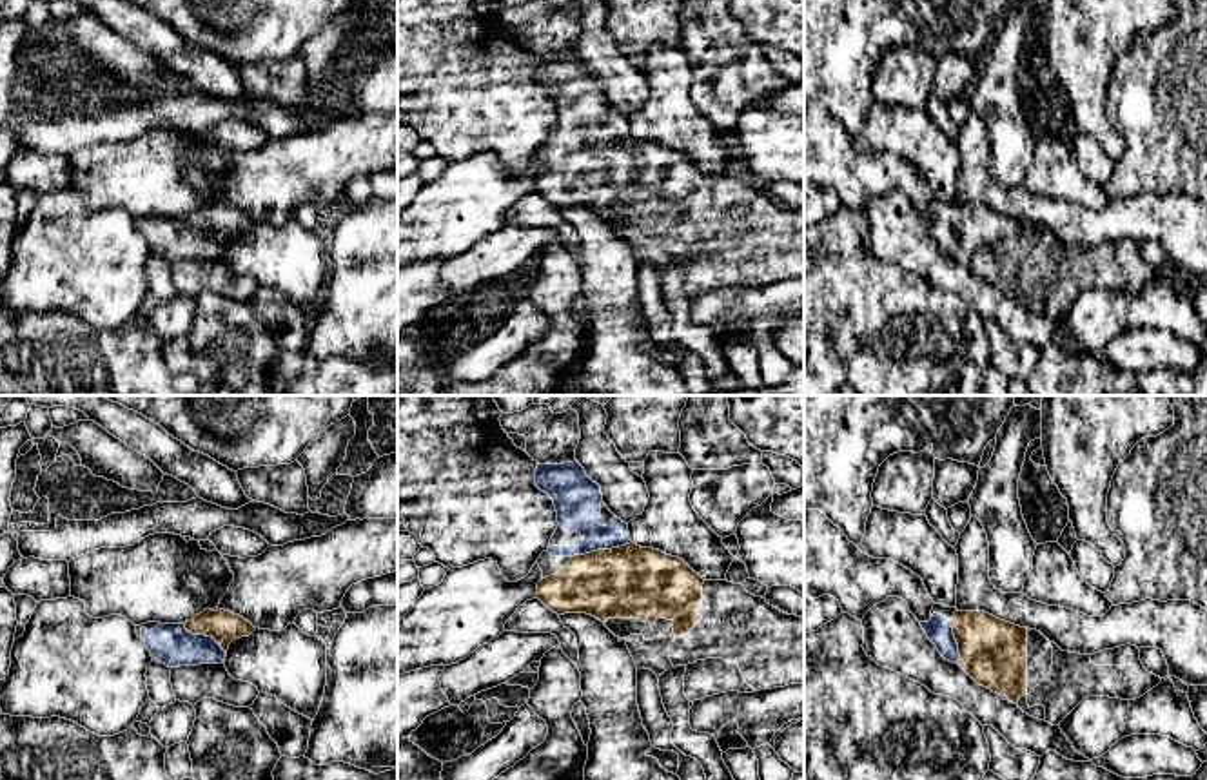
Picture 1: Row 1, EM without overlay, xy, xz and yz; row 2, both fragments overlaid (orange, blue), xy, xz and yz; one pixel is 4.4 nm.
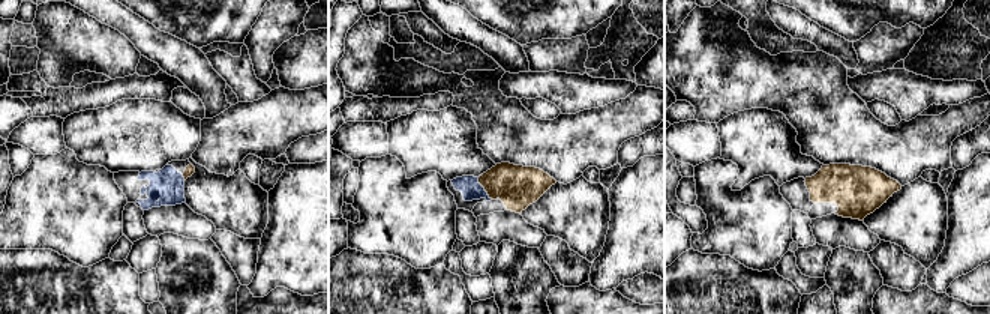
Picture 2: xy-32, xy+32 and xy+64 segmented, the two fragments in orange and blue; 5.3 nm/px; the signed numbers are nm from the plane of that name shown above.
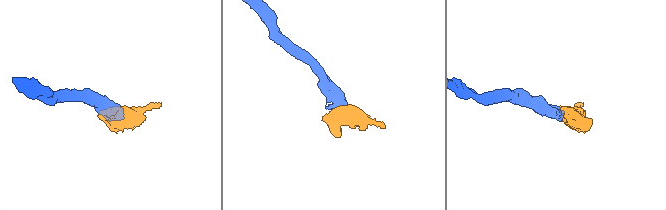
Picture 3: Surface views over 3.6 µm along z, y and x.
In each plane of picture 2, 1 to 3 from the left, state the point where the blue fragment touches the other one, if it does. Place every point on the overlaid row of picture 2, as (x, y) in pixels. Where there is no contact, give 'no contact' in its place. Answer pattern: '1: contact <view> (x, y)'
1: contact xy-32 (183, 176)
2: contact xy+32 (483, 187)
3: no contact

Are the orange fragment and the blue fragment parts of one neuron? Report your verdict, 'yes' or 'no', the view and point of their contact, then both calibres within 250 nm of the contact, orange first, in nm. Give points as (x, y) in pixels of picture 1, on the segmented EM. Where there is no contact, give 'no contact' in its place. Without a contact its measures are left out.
yes; contact xz (601, 550); calibres 320 and 220 nm

